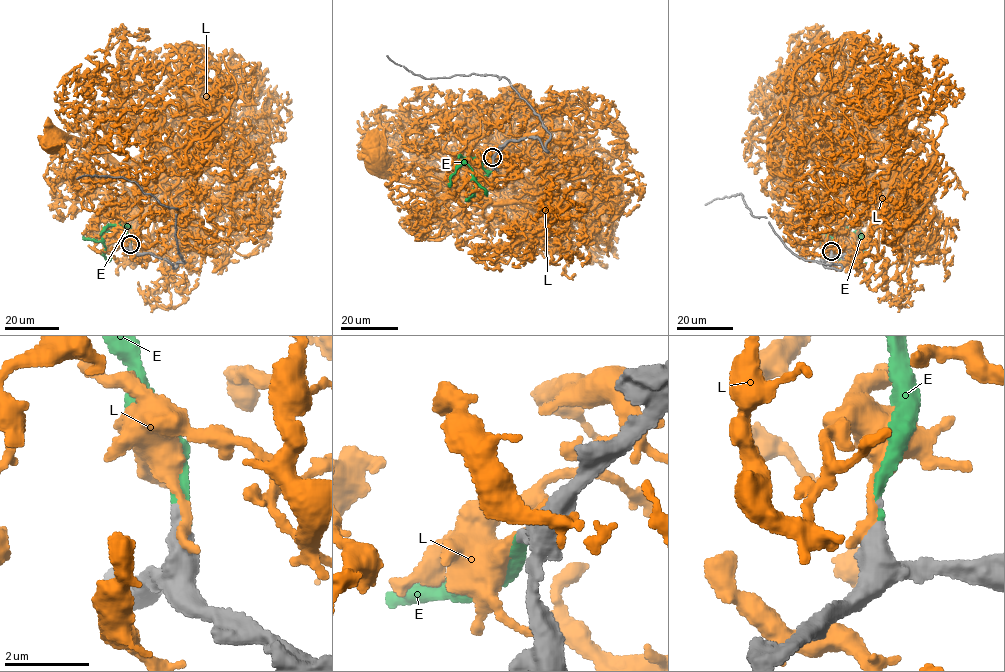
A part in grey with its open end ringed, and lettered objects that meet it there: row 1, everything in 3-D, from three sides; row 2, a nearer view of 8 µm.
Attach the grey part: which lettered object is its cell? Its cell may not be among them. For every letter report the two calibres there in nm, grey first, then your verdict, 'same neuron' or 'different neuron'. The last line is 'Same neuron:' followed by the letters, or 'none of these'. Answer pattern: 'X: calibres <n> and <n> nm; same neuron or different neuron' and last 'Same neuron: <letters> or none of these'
E: calibres 440 and 260 nm; same neuron
L: calibres 550 and 280 nm; different neuron
Same neuron: E

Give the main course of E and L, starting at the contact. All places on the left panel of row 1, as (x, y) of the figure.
E: (130, 244), (122, 228), (108, 225), (101, 235), (105, 248), (102, 253), (107, 260), (111, 256)
L: (130, 245), (149, 243), (145, 222), (127, 213), (142, 191), (100, 152), (57, 138)

